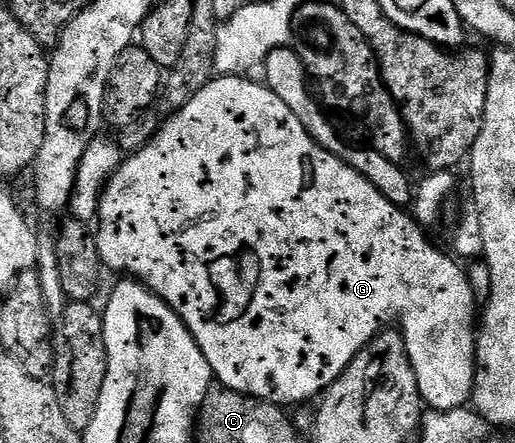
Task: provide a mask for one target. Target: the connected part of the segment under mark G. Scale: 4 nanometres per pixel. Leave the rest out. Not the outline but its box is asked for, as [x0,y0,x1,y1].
[96,75,476,412]

